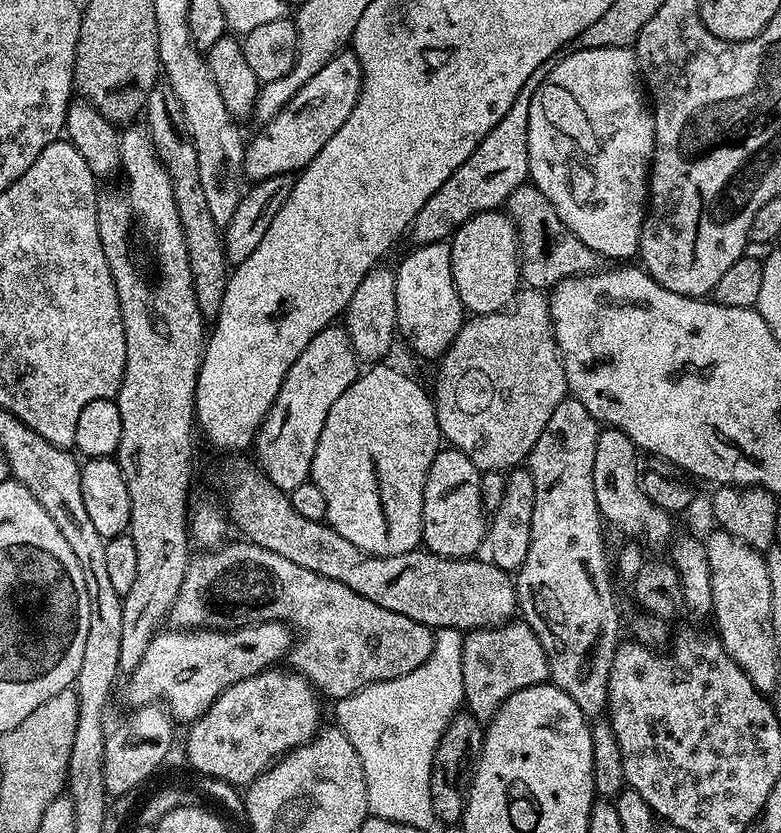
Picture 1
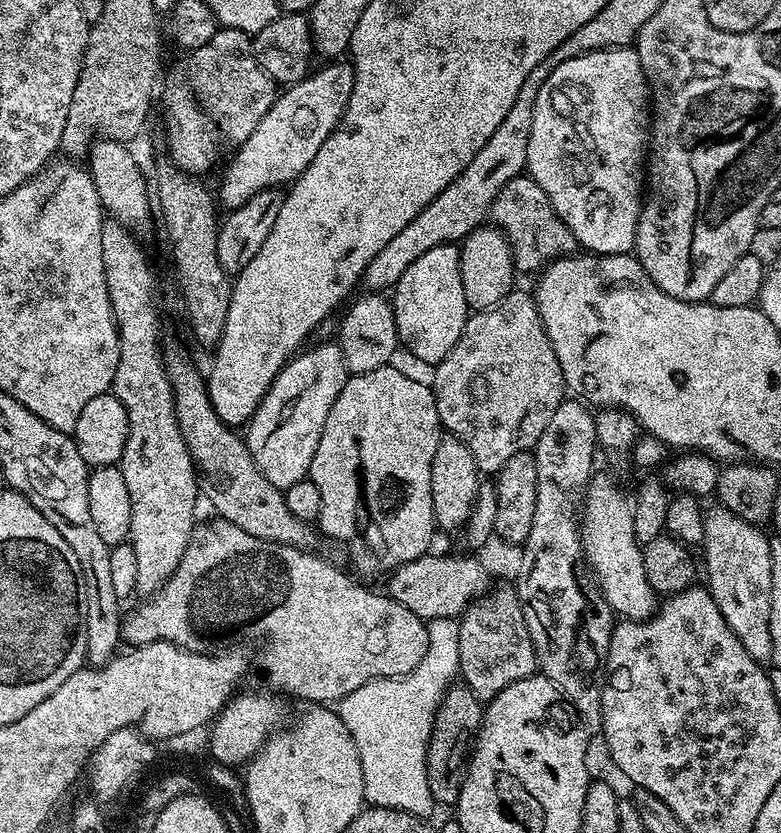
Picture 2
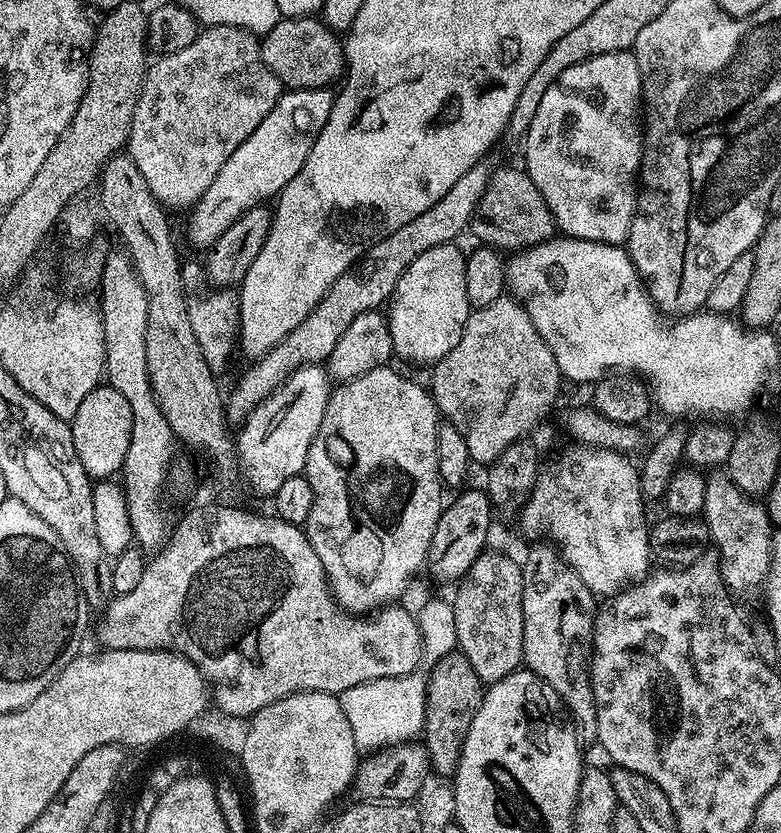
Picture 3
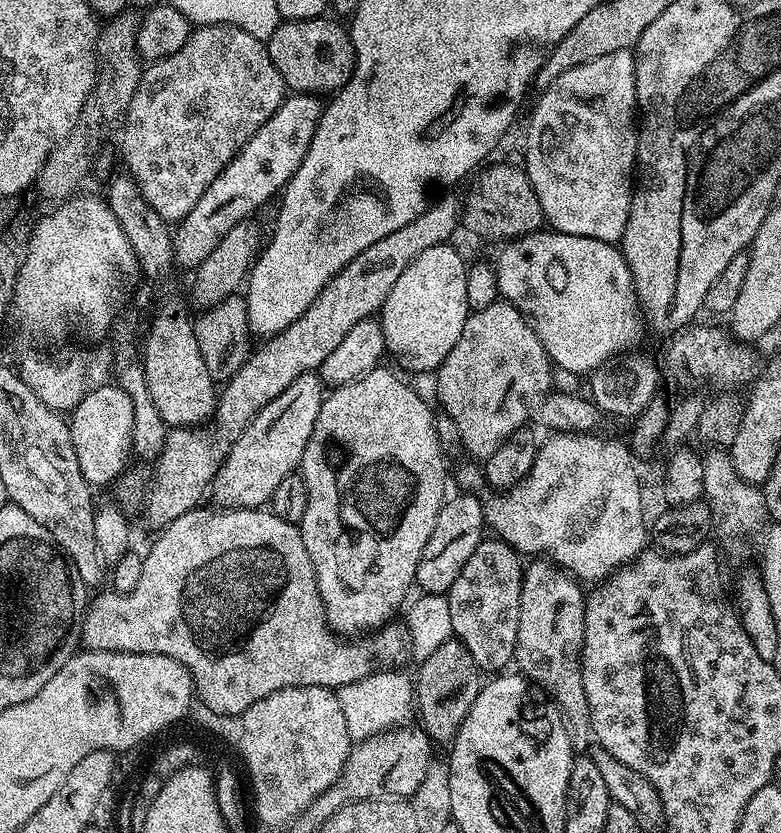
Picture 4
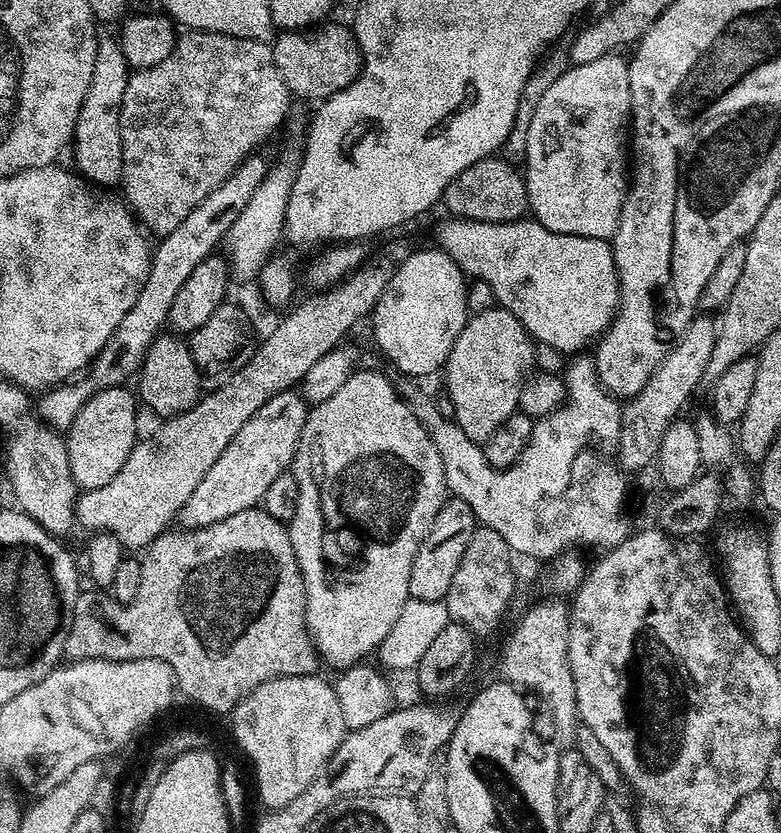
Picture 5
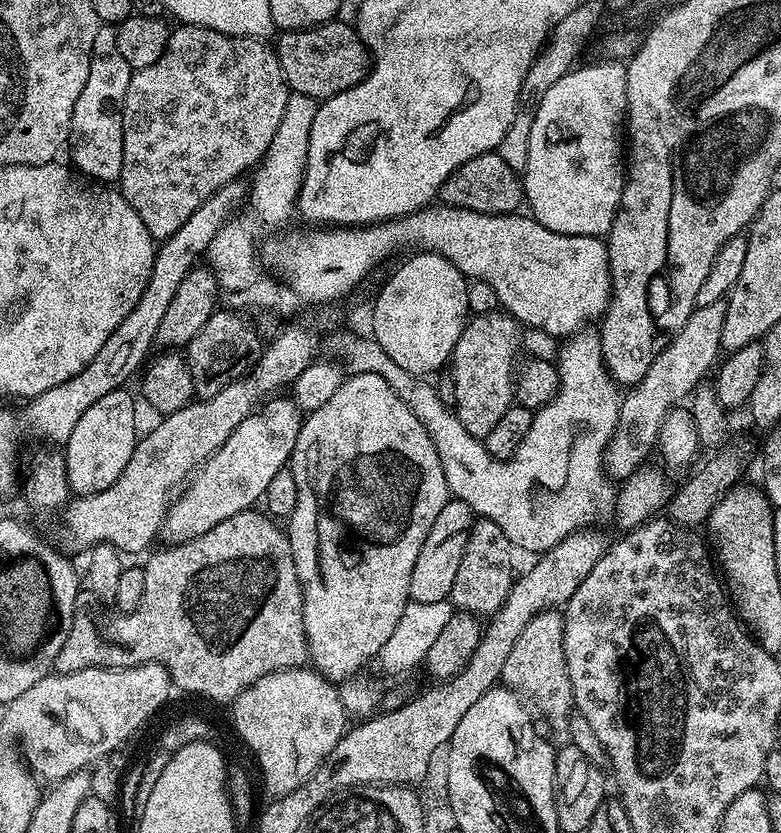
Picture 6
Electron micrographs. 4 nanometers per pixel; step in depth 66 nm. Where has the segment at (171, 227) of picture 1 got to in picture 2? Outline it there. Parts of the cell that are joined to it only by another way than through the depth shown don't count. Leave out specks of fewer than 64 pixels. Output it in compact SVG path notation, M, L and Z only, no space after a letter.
M106 222L102 226L102 266L120 339L118 370L114 370L110 391L120 399L122 406L126 406L126 418L130 418L126 450L122 450L118 465L122 470L122 478L126 478L126 490L130 494L130 534L127 543L131 544L138 565L136 592L151 594L162 588L174 575L176 567L182 562L186 546L192 541L193 531L198 524L198 469L191 461L188 444L176 421L172 384L168 380L162 352L160 356L160 284L156 281L156 272L143 246L136 240L139 239L122 224Z

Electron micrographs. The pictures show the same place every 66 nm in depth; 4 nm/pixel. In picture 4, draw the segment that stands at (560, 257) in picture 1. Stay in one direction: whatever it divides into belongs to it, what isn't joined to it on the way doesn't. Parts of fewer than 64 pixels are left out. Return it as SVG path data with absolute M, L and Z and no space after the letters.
M491 164L475 177L476 185L469 190L468 200L466 196L463 201L463 227L468 227L474 235L484 240L495 242L519 240L522 236L541 231L546 224L544 211L538 202L538 194L534 194L527 171L520 166L515 168L512 164Z

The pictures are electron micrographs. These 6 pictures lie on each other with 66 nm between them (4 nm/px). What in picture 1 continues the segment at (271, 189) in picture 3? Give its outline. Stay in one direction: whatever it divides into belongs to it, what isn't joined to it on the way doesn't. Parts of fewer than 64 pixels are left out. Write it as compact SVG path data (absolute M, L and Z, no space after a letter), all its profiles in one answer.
M351 50L339 52L334 59L326 62L326 66L322 66L322 70L318 70L318 74L314 74L314 78L310 78L310 82L306 82L306 86L302 86L294 98L290 98L288 105L273 120L267 121L253 140L247 141L243 175L255 182L278 174L292 174L306 167L316 157L318 150L322 150L322 146L326 146L326 142L330 142L330 138L342 130L342 122L350 118L350 110L354 110L354 102L358 102L358 94L362 90L363 77L362 66Z

